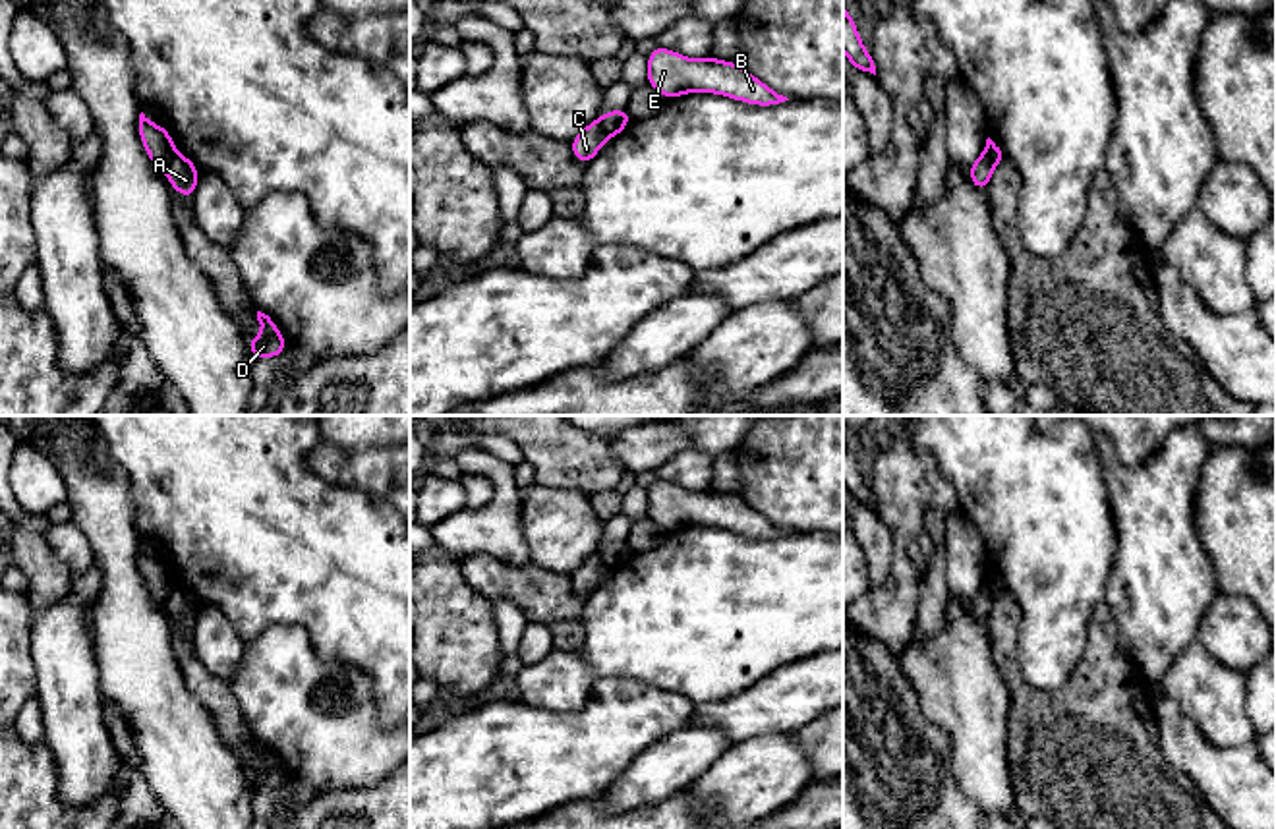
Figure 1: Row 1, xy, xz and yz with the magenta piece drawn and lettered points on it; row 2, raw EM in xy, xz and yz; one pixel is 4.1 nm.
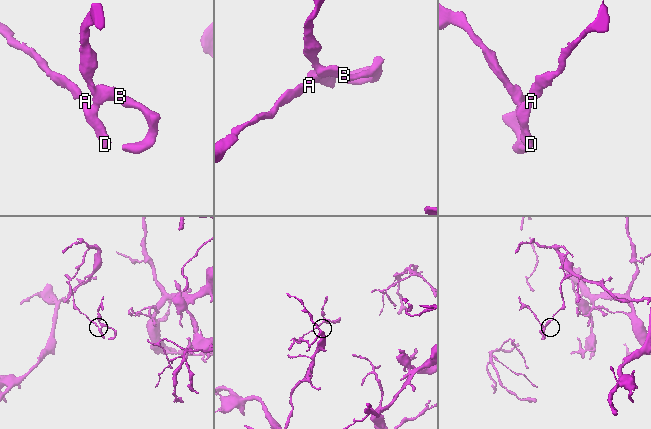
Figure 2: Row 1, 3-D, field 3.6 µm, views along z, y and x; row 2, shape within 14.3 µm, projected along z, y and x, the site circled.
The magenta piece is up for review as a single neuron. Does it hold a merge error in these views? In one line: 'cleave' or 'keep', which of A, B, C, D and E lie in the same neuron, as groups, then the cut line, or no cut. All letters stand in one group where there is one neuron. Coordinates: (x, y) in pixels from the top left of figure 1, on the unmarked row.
cleave; A B D E / C; cut in xz along (598, 551), (609, 569)

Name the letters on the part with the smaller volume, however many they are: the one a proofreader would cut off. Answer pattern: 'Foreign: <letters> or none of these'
Foreign: A, B, D, E

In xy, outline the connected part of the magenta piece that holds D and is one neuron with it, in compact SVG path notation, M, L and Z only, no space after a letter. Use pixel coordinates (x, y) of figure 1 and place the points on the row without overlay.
M257 744L257 754L263 761L261 769L247 771L253 790L259 792L259 790L280 788L288 777L286 777L284 769L278 767L278 759L275 758L275 754L261 744Z

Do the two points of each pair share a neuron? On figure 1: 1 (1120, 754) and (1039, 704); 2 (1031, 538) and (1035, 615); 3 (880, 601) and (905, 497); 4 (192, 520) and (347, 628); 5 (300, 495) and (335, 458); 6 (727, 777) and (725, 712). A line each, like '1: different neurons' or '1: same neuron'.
1: same neuron
2: same neuron
3: same neuron
4: same neuron
5: different neurons
6: different neurons

